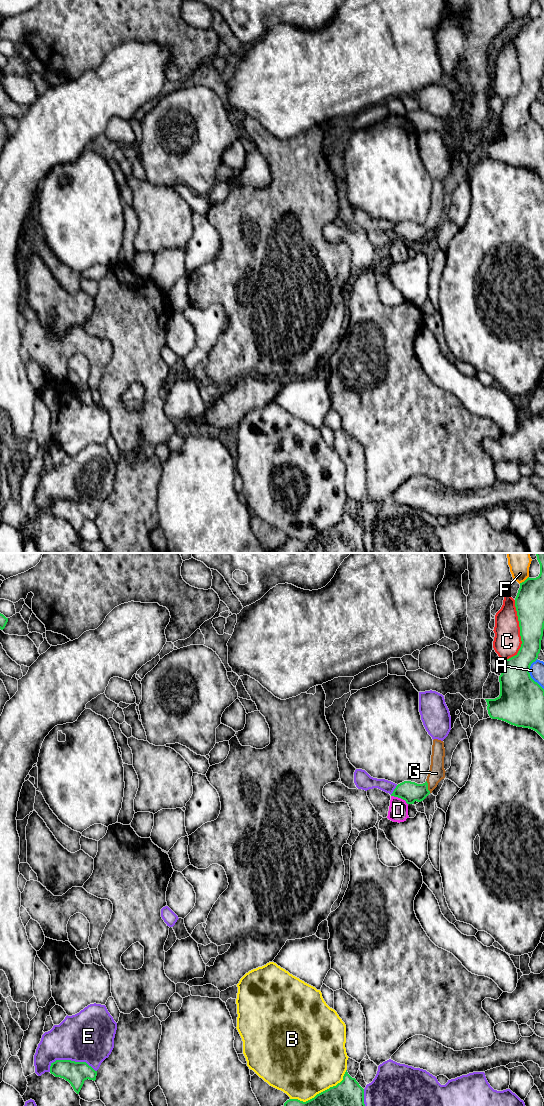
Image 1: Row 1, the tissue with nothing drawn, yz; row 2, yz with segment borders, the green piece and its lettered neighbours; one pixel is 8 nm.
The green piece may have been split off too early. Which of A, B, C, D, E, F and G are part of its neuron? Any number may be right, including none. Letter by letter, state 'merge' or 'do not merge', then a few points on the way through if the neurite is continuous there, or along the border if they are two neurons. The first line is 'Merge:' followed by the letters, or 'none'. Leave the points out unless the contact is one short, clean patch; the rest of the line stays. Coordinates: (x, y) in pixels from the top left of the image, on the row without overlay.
Merge: G
A: do not merge
B: do not merge
C: do not merge
D: do not merge
E: do not merge
F: do not merge
G: merge | across yz (409, 231), (422, 231), (427, 226), (436, 213)

